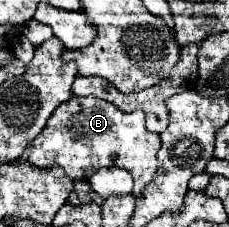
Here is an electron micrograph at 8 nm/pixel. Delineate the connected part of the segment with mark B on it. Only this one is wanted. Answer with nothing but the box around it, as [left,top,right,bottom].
[16,97,160,195]

